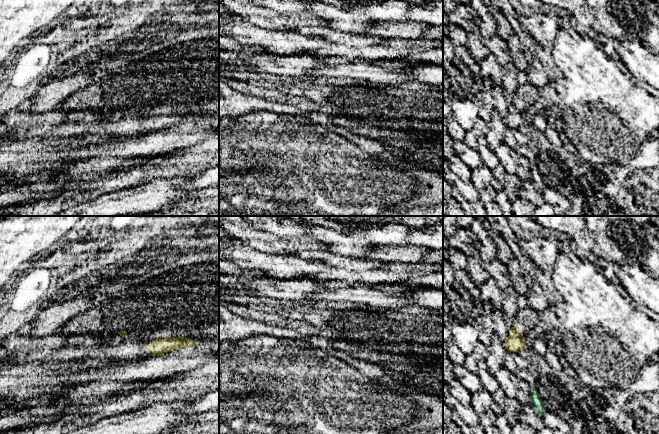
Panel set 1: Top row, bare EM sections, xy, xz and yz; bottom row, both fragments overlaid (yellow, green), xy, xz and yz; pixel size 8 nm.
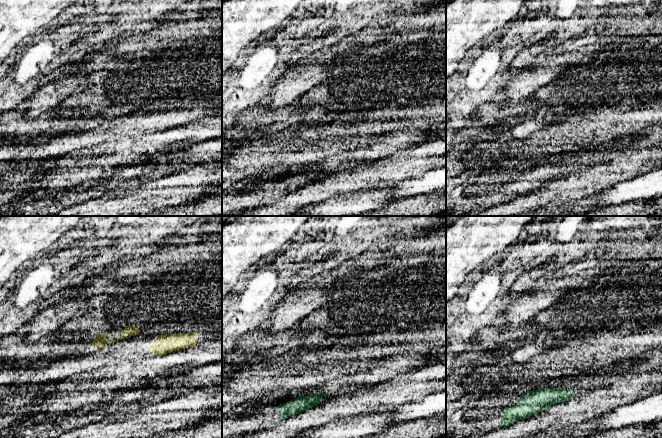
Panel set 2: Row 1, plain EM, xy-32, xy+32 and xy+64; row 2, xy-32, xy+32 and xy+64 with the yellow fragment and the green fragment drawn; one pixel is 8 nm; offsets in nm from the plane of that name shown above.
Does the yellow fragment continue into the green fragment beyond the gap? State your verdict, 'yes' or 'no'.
no

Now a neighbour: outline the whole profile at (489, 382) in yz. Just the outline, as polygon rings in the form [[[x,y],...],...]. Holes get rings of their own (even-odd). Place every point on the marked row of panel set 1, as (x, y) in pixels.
[[[482,359],[478,363],[477,375],[485,388],[492,395],[496,392],[501,392],[500,385],[493,374],[488,370],[485,360]]]

